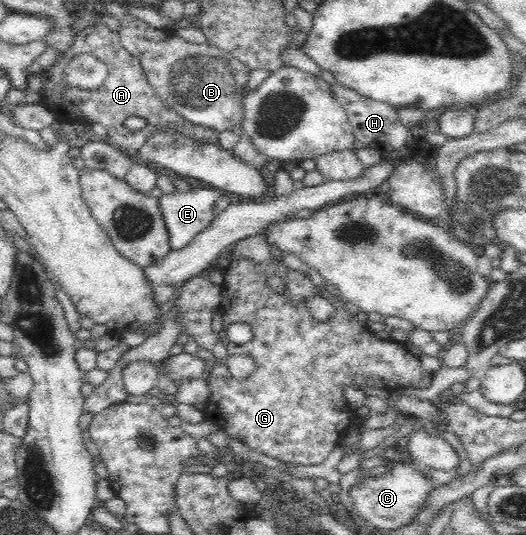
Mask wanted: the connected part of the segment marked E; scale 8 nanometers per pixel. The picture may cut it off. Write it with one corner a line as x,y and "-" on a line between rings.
192,187
184,192
162,194
159,208
172,250
186,247
201,231
216,219
216,201
219,190

